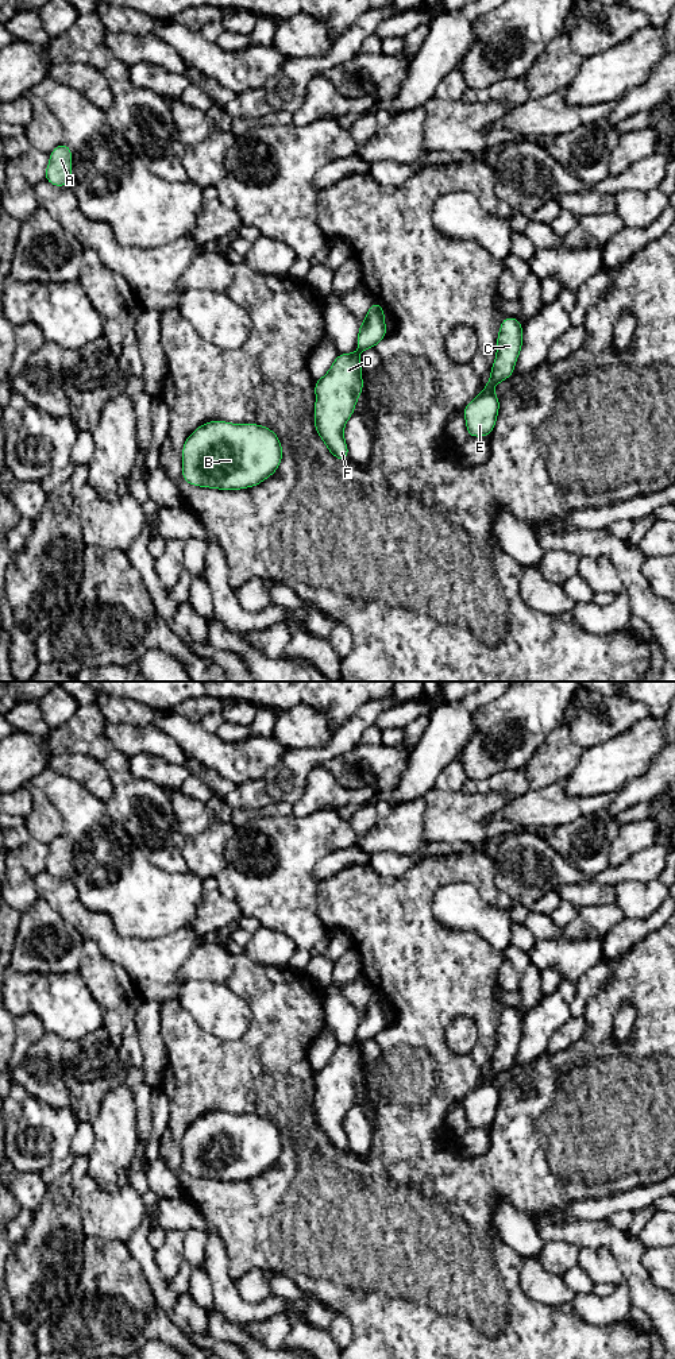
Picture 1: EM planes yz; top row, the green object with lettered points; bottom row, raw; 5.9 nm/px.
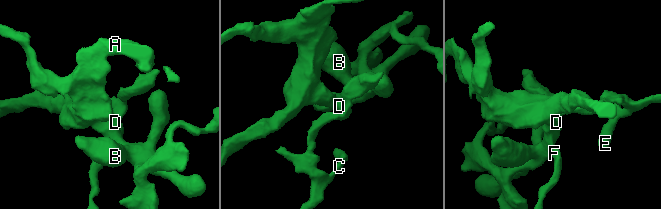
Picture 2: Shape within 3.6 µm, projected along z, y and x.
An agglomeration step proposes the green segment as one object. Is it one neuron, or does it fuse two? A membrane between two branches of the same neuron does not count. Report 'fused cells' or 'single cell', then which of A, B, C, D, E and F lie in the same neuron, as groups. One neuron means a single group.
fused cells | A B D F / C E

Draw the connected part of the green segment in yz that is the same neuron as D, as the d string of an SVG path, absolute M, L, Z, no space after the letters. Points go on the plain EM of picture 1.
M369 1000L359 1016L358 1041L354 1045L339 1045L329 1062L315 1073L315 1120L338 1151L348 1151L343 1121L363 1082L359 1046L374 1039L386 1024L385 1003Z

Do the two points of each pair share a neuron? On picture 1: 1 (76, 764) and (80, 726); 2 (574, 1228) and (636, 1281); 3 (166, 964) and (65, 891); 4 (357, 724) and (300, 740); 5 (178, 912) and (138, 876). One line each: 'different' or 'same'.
1: different
2: same
3: same
4: different
5: same

